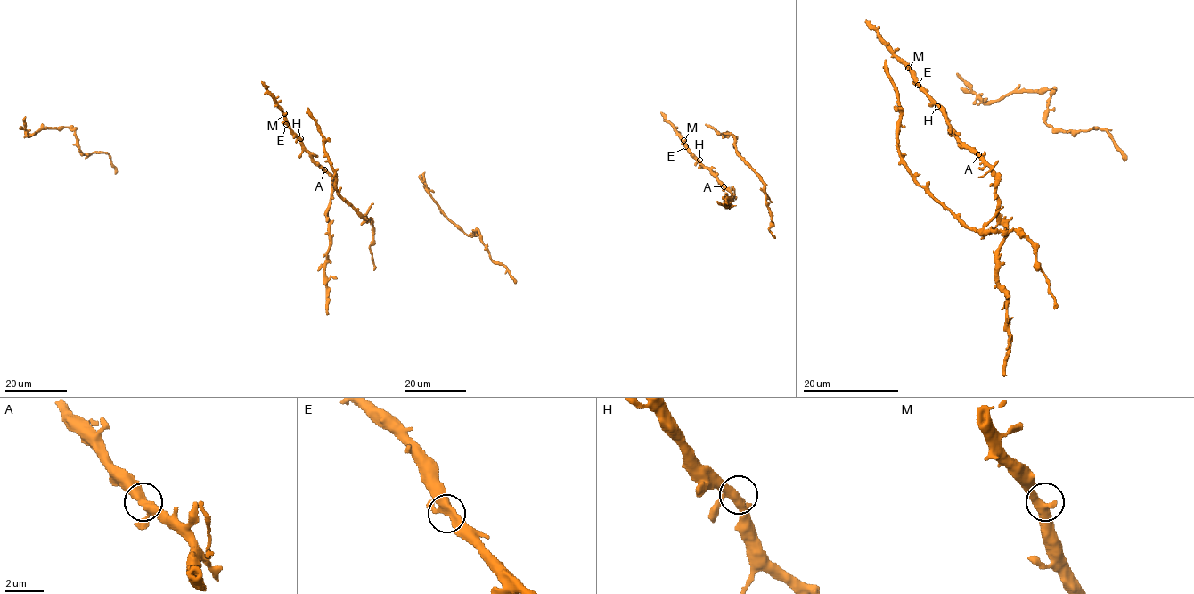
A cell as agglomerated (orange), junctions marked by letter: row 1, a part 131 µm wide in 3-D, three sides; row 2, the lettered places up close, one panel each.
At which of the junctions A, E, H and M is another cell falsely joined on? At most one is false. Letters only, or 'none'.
none

